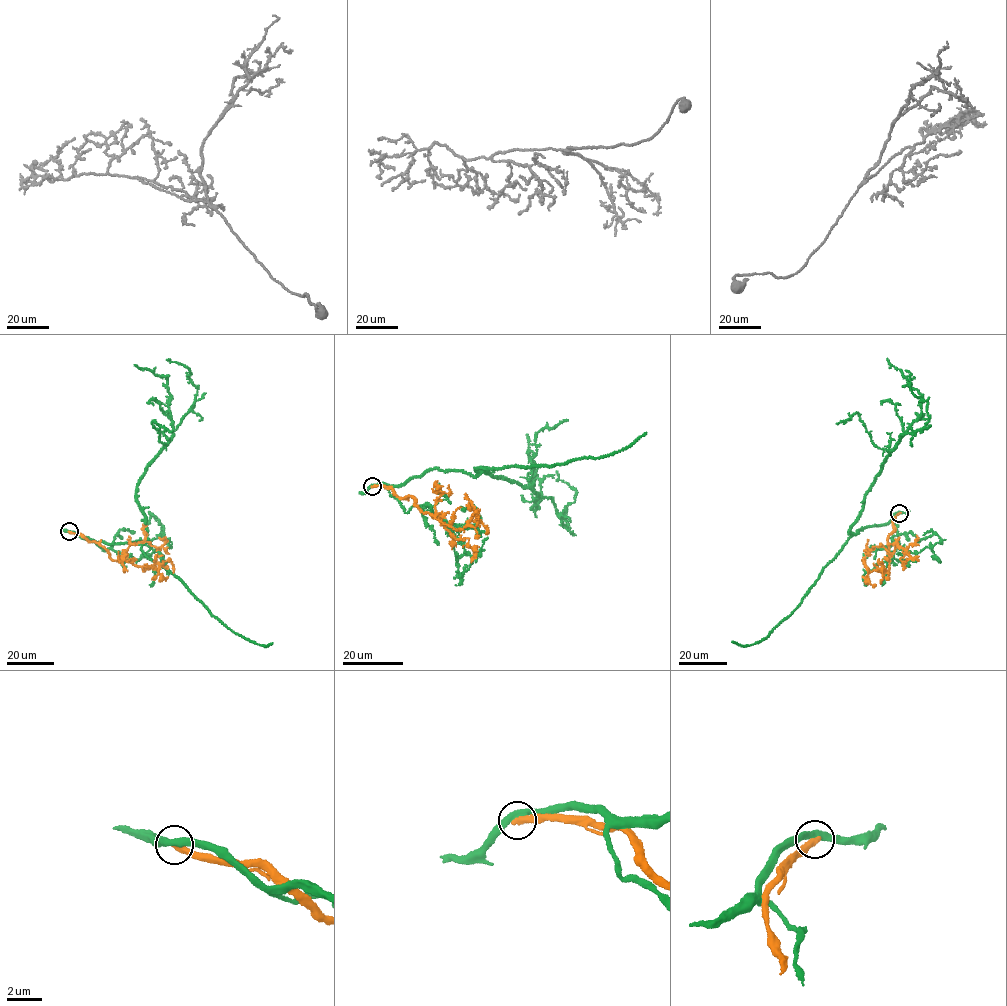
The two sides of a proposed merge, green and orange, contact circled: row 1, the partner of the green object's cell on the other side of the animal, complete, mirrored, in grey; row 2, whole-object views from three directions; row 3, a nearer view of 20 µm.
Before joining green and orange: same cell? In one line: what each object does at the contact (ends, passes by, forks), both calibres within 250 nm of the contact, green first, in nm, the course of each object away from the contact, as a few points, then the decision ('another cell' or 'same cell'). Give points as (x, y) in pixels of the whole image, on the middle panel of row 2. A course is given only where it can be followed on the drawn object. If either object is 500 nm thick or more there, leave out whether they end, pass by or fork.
green passes by; orange ends there; 400 nm thick on the green side, 360 nm on the other; green runs (372, 486), (401, 486), (431, 470), (477, 477), (487, 467), (551, 499), (567, 528), (577, 493), (556, 471); orange runs (372, 486), (389, 487), (399, 497), (411, 496), (423, 511), (456, 529), (476, 525), (475, 510), (480, 526); another cell

